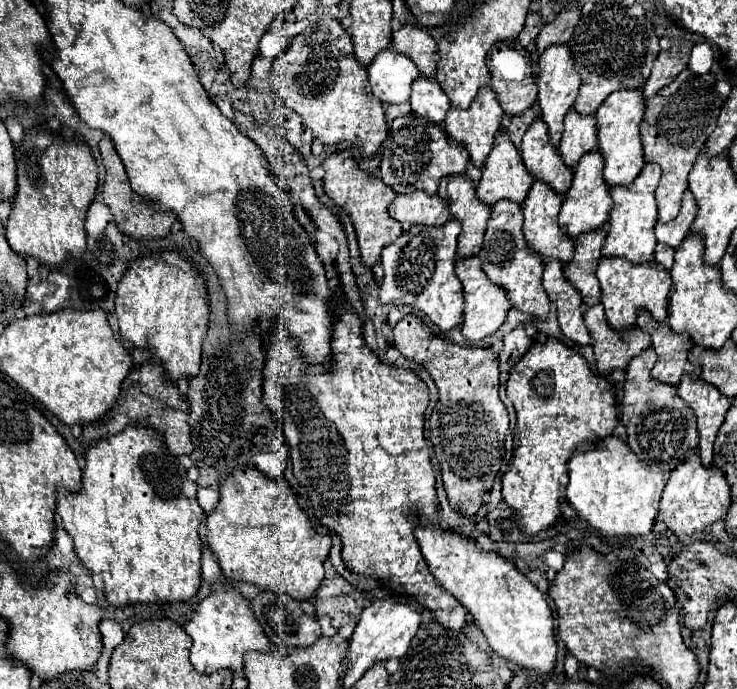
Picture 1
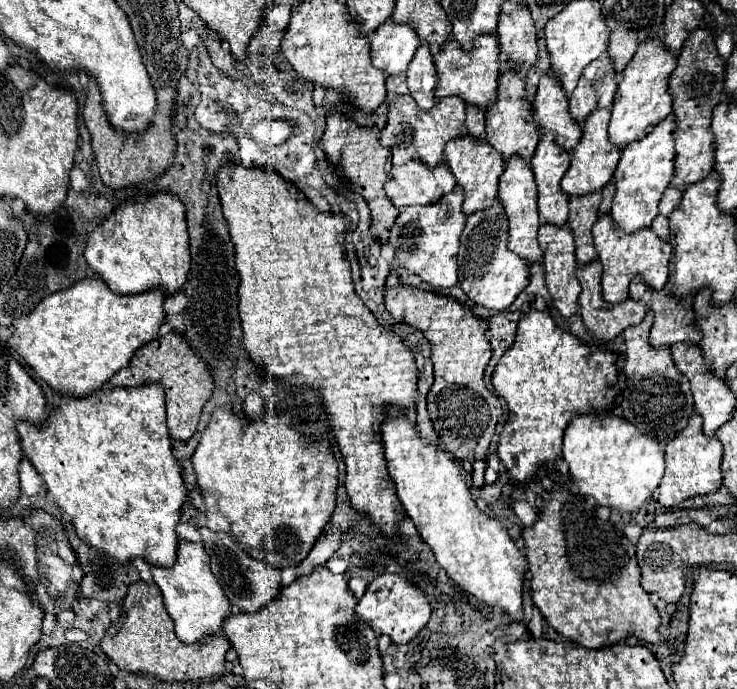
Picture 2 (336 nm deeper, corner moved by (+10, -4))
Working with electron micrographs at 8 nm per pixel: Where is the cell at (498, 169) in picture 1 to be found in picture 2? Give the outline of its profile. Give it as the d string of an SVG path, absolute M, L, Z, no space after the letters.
M509 64L503 66L503 76L499 78L499 90L497 90L497 102L485 112L487 118L487 130L485 140L491 148L495 148L505 160L511 156L531 158L537 142L539 142L539 130L533 122L533 108L531 102L525 100L525 78L521 78Z

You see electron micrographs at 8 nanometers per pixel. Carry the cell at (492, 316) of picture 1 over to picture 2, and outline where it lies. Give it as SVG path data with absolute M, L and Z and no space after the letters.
M499 202L491 208L481 210L467 218L467 224L461 232L461 280L459 286L477 306L483 306L493 312L505 312L519 292L527 286L527 262L521 260L507 248L507 220Z

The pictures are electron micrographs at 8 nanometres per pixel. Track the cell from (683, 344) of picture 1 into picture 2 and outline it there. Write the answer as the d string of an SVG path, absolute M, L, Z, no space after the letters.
M635 278L631 282L631 286L629 286L629 298L637 300L637 302L643 302L647 306L647 310L653 312L653 316L655 316L655 322L653 322L653 328L651 328L651 336L649 336L649 342L651 342L653 348L671 346L671 344L677 344L677 342L699 344L701 334L691 326L691 322L693 322L693 298L691 296L687 296L683 300L675 300L671 296L669 288L661 290L661 292L655 292L647 284L643 284L639 278Z

